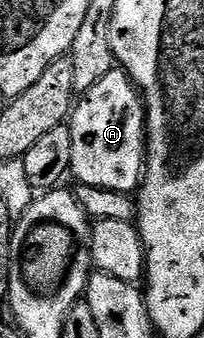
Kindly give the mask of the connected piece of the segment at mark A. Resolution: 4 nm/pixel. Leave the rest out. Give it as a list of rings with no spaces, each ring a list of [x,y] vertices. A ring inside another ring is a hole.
[[[115,69],[108,73],[108,77],[100,77],[100,81],[96,81],[96,85],[92,85],[92,89],[88,89],[75,102],[68,126],[72,133],[70,175],[78,178],[79,184],[127,193],[137,192],[146,170],[146,104],[125,71]]]

